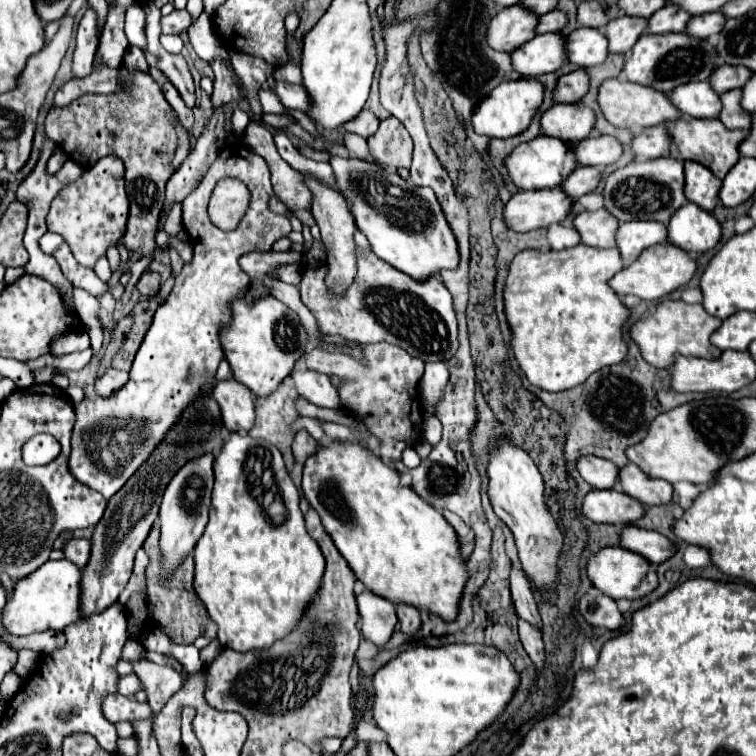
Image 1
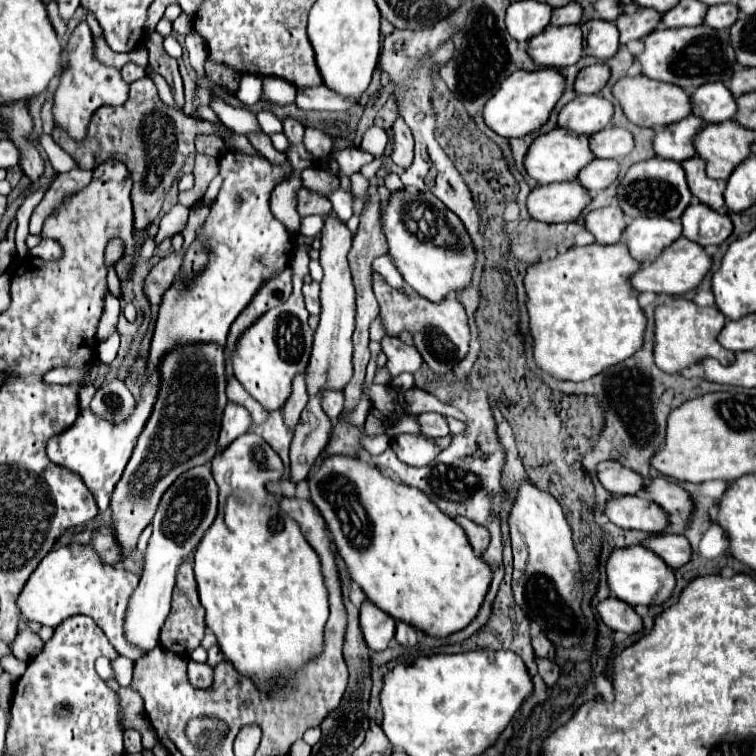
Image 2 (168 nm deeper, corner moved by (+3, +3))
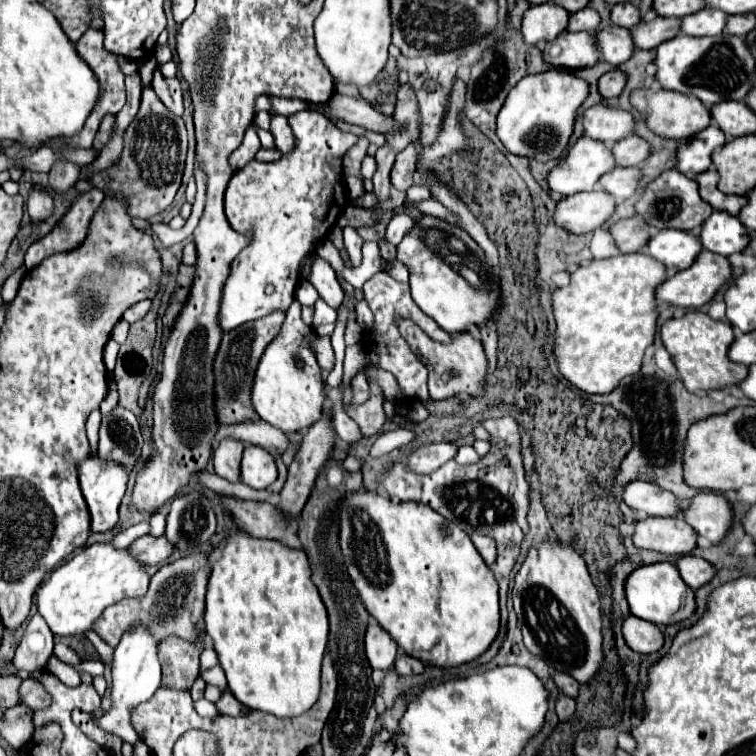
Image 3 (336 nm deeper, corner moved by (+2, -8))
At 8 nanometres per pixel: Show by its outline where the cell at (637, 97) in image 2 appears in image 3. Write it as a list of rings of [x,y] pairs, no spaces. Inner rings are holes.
[[[635,89],[631,93],[631,105],[645,119],[645,125],[659,137],[683,141],[711,125],[709,109],[693,95],[681,95],[681,93],[667,91],[667,89]]]

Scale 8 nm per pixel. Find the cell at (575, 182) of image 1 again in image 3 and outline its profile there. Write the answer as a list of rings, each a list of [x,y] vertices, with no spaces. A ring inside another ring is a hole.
[[[615,167],[613,171],[605,173],[599,179],[599,187],[609,195],[613,195],[615,199],[623,201],[635,193],[639,177],[641,173],[637,167]]]

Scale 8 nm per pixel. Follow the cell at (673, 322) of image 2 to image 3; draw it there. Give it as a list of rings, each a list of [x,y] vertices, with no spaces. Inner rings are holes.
[[[689,311],[679,319],[667,319],[661,325],[661,341],[669,351],[687,391],[701,393],[727,385],[737,385],[747,375],[745,365],[731,363],[727,357],[727,349],[733,343],[731,325],[725,321],[715,321],[703,311]]]

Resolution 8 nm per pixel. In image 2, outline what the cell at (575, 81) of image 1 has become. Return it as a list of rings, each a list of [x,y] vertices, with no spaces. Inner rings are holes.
[[[596,64],[580,70],[576,78],[576,92],[578,94],[598,94],[610,78],[610,68],[606,64]]]

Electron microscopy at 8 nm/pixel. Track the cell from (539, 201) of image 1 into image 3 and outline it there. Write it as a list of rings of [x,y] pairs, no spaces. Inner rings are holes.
[[[601,189],[583,191],[557,201],[553,221],[569,233],[589,233],[601,227],[615,211],[615,199]]]

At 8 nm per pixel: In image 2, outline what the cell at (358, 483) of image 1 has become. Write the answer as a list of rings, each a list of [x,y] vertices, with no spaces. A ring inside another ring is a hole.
[[[350,456],[324,458],[322,466],[314,470],[310,492],[312,502],[322,512],[328,530],[334,536],[338,554],[348,566],[350,578],[364,590],[372,604],[390,614],[394,620],[408,620],[408,624],[416,624],[420,632],[434,638],[446,638],[466,628],[476,618],[490,588],[492,570],[482,558],[474,556],[464,530],[424,492],[406,484],[396,484],[392,478],[380,474],[378,468]]]

